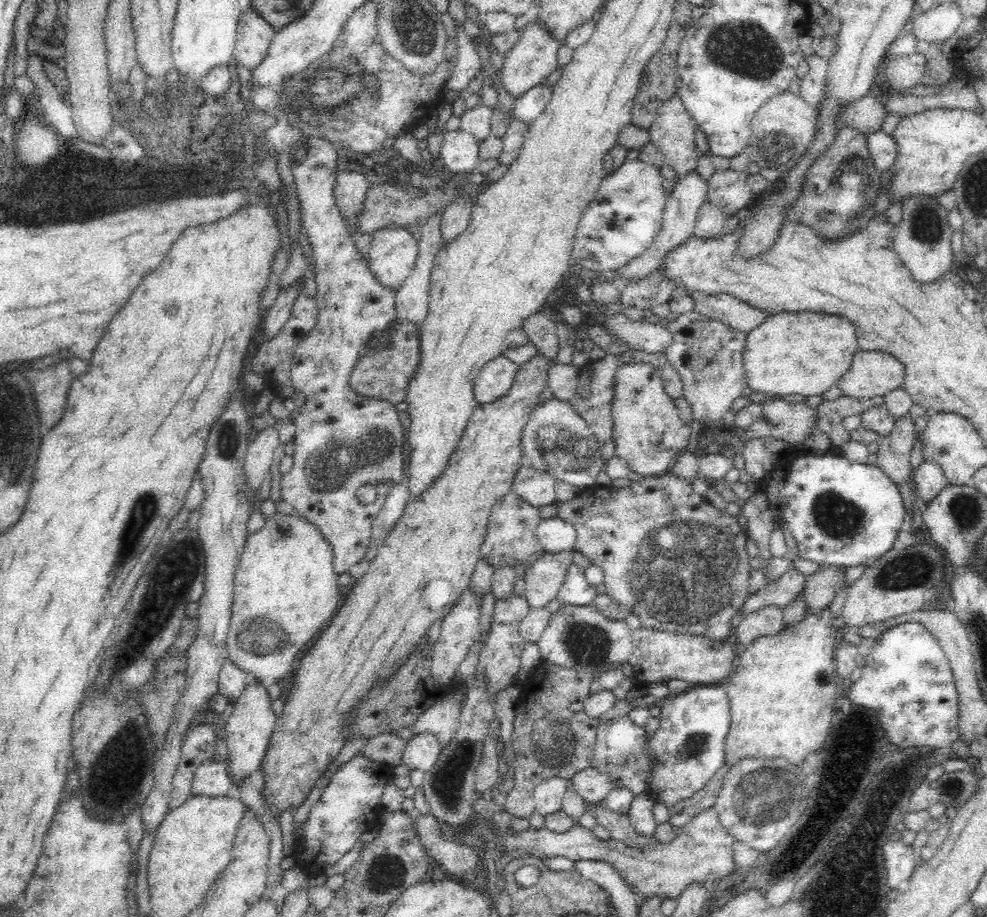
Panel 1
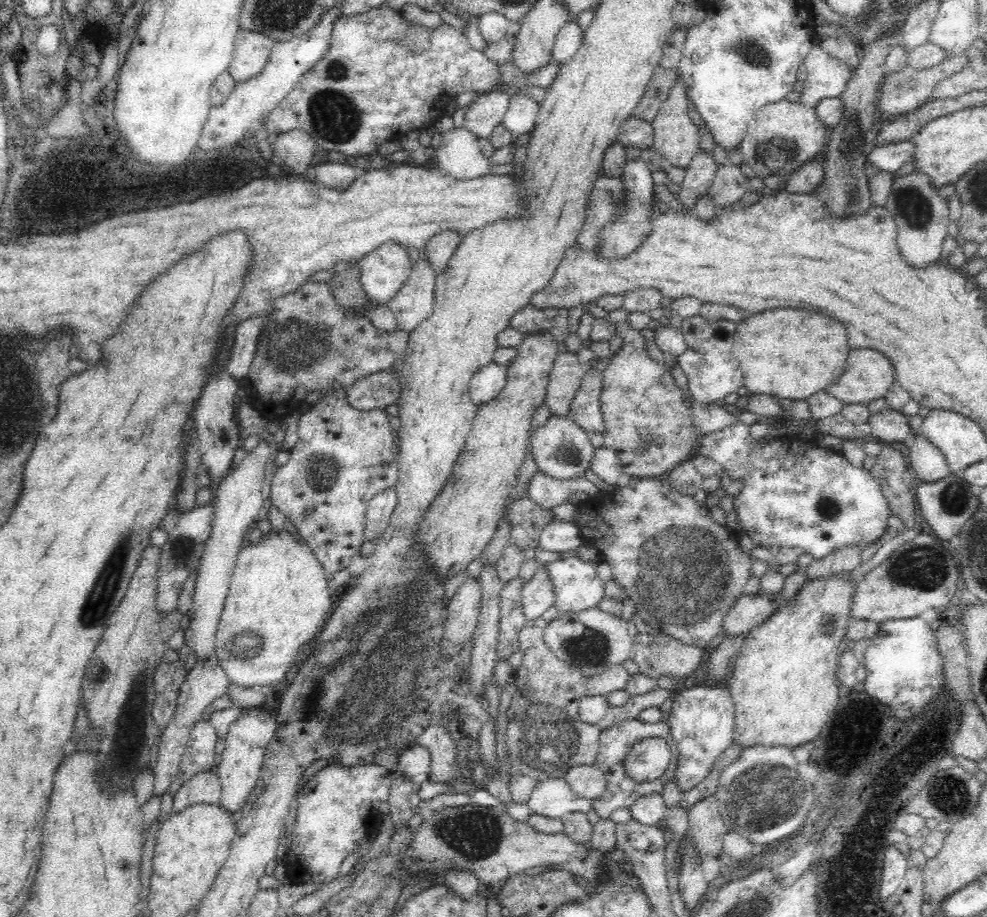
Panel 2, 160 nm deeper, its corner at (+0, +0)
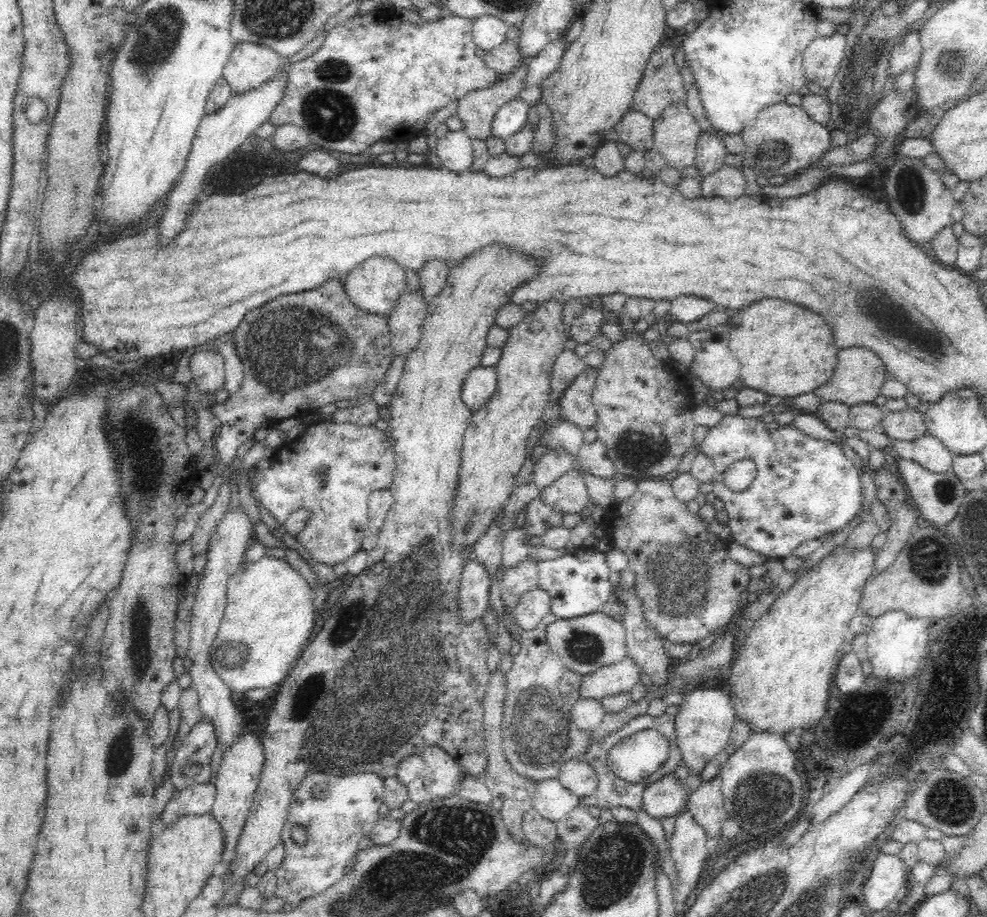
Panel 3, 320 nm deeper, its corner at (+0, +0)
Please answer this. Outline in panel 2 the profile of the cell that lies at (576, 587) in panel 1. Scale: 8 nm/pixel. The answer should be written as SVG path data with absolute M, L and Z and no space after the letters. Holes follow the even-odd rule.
M578 555L561 558L556 562L548 562L544 568L554 586L554 606L561 613L580 612L594 608L605 597L605 583L597 573L598 564L585 562Z

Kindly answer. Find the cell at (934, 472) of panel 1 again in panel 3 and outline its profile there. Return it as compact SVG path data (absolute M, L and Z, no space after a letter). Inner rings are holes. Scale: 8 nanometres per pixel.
M930 433L913 440L913 459L932 472L944 472L952 469L953 453L941 440Z

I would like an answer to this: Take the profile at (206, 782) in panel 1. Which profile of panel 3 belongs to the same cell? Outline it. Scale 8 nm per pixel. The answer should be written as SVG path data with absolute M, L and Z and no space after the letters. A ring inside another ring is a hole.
M214 783L193 784L174 791L170 800L160 813L162 826L168 826L180 817L196 816L211 812L216 798Z

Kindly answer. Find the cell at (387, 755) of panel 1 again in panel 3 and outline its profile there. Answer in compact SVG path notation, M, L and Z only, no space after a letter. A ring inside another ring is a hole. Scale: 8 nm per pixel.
M428 745L421 757L425 764L421 780L426 792L438 799L455 794L464 776L456 759L436 745Z

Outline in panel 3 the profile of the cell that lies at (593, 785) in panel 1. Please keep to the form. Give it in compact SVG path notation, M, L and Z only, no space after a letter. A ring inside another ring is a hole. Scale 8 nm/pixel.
M570 759L560 766L557 776L561 784L578 798L591 796L599 780L594 767L584 759Z

